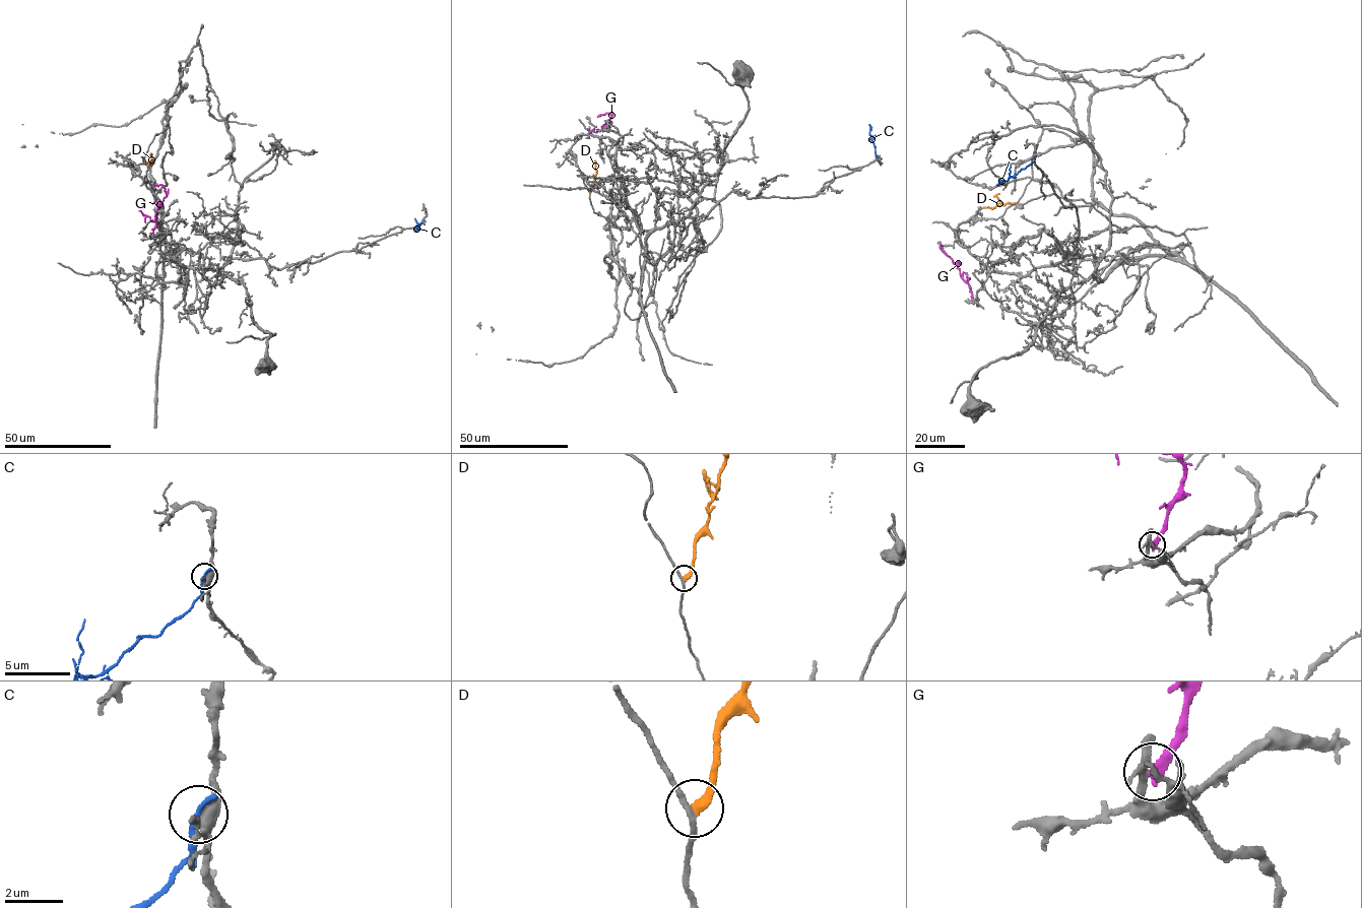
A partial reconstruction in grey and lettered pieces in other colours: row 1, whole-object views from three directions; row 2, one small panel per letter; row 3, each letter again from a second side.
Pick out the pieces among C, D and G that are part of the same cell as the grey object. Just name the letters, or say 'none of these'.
none of these

